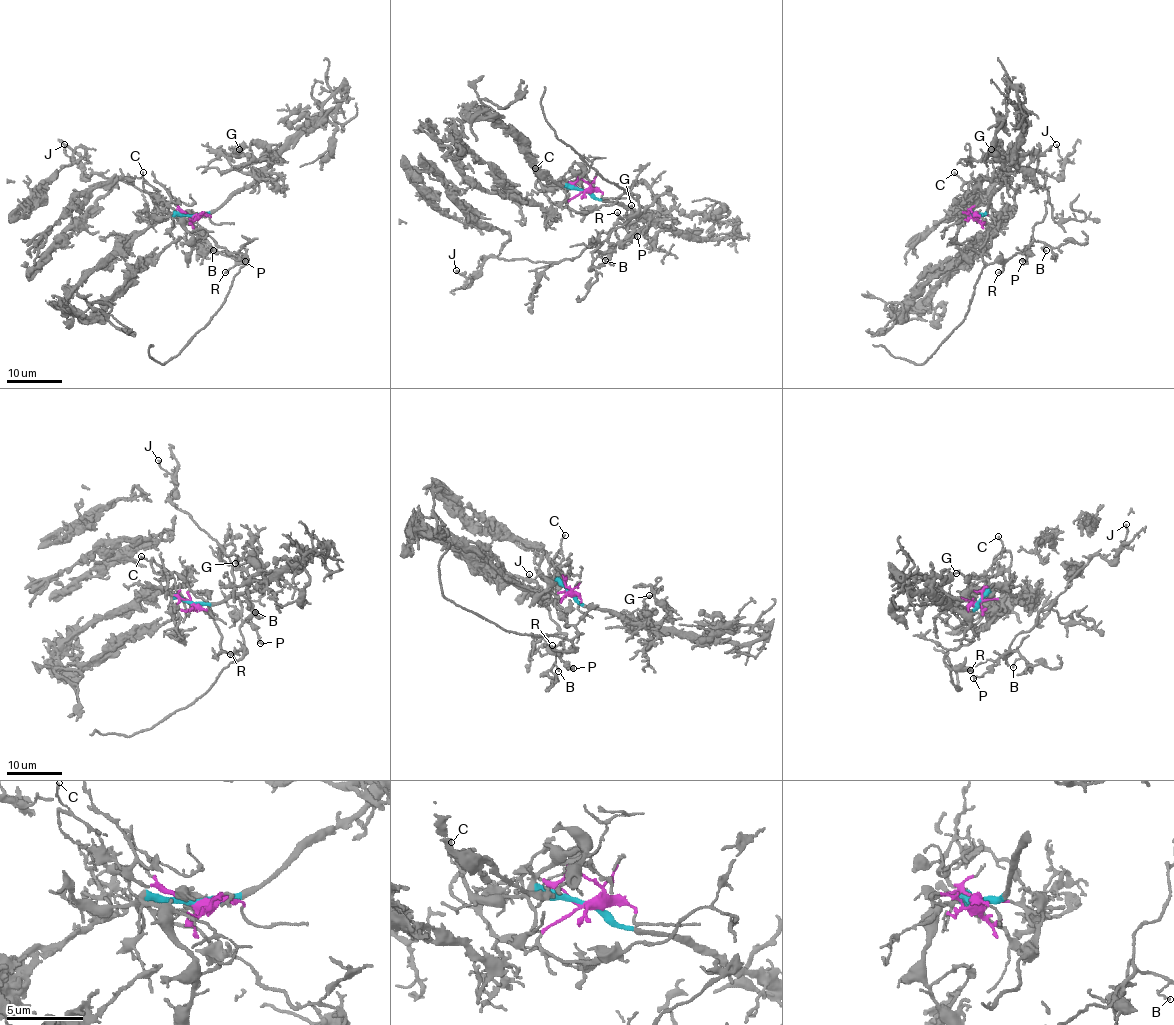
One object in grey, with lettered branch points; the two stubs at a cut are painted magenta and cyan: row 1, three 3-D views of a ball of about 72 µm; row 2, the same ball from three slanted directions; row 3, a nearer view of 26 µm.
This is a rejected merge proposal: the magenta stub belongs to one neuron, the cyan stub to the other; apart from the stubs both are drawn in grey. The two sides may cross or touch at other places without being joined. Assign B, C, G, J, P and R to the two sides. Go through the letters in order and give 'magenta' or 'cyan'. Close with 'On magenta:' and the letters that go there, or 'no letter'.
B: magenta
C: magenta
G: cyan
J: magenta
P: magenta
R: magenta
On magenta: B, C, J, P, R

